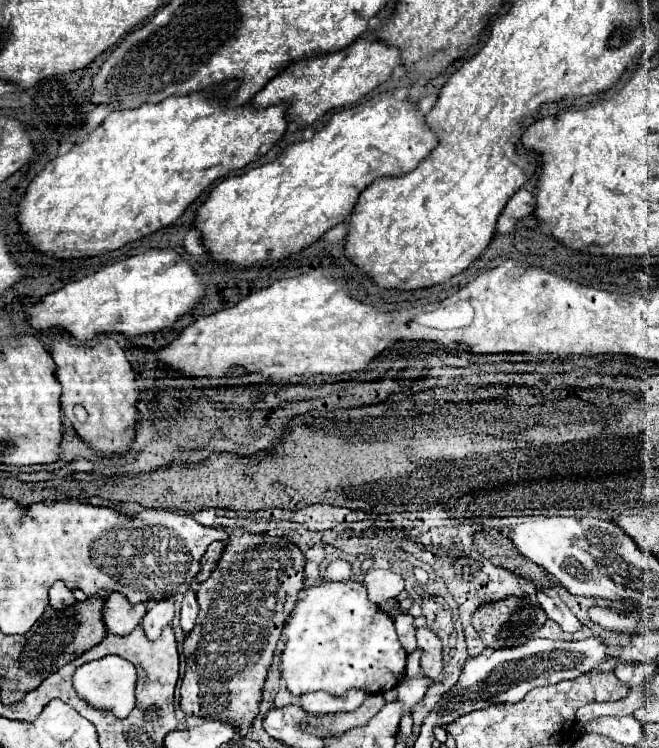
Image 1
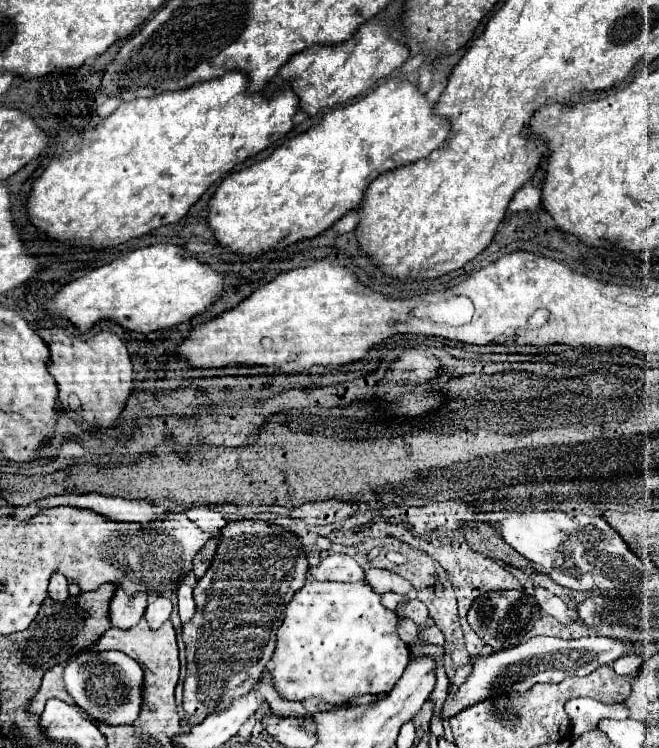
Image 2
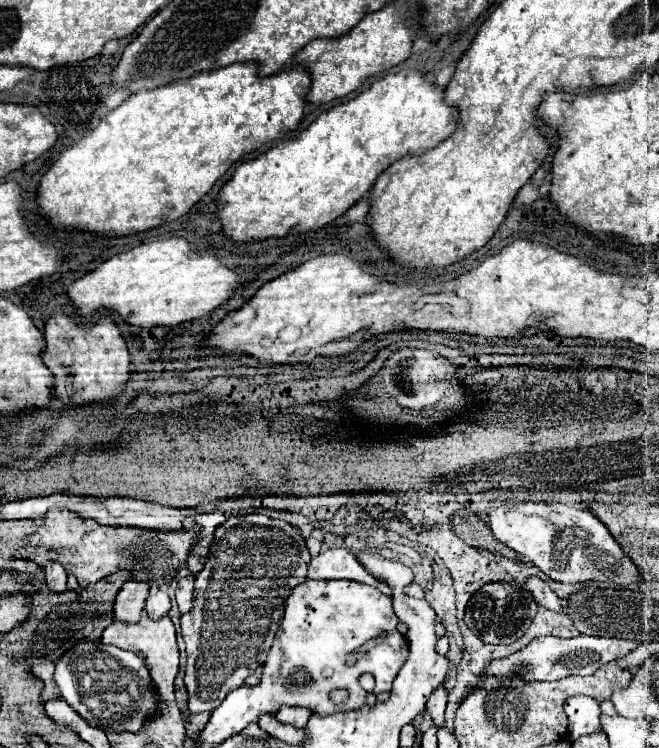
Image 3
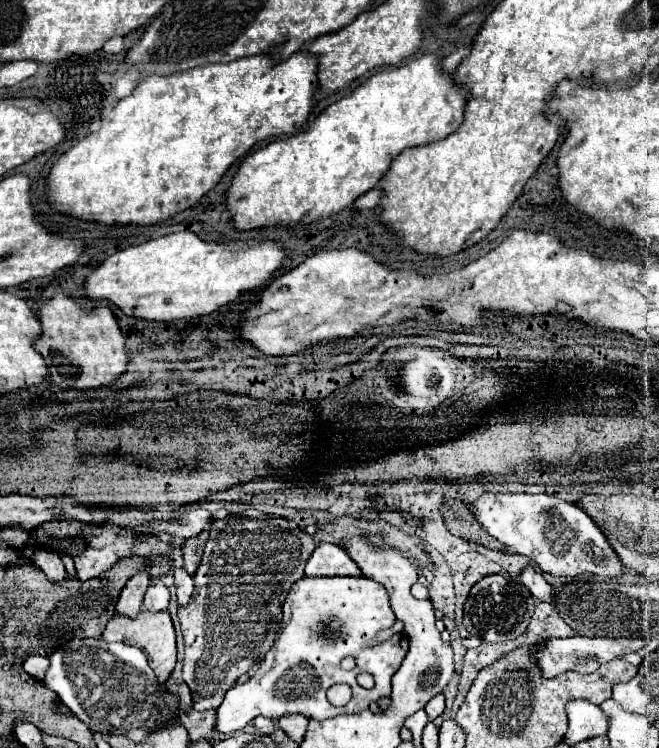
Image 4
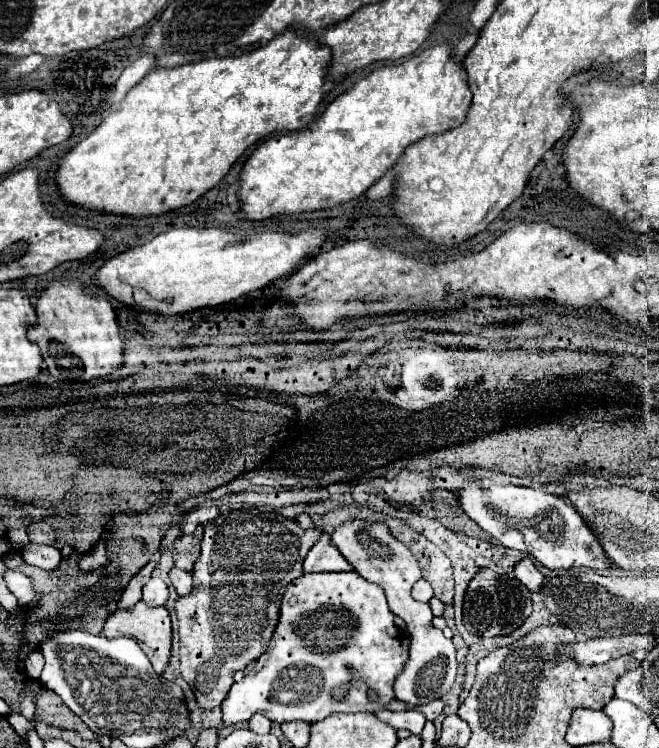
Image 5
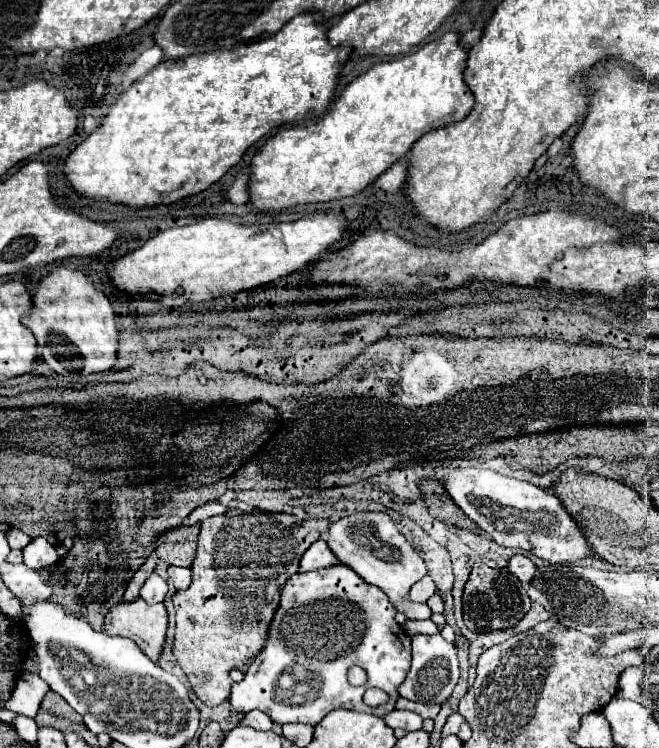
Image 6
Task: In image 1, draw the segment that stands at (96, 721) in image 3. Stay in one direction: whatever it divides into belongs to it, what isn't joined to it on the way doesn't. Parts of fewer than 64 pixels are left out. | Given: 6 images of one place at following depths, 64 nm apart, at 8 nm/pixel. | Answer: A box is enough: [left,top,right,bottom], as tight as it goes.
[72,656,138,718]

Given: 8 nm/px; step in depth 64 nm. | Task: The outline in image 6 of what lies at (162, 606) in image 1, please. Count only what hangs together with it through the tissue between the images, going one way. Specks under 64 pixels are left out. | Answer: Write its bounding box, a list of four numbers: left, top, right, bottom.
[140,572,168,604]

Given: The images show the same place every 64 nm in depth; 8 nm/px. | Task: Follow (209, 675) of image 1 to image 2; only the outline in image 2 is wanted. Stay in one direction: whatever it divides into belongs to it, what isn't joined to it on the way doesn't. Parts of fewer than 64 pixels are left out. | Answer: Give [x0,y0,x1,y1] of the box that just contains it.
[182,532,308,716]

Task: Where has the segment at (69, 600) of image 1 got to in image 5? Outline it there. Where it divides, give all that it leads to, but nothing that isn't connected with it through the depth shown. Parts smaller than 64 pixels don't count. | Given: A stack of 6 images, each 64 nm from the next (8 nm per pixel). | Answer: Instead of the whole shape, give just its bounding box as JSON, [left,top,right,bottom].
[22,544,60,570]

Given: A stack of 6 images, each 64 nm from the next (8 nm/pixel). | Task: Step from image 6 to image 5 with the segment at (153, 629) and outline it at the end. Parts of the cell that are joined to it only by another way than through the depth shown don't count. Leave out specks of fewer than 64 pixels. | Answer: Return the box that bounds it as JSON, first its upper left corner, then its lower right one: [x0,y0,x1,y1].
[102,600,172,672]

